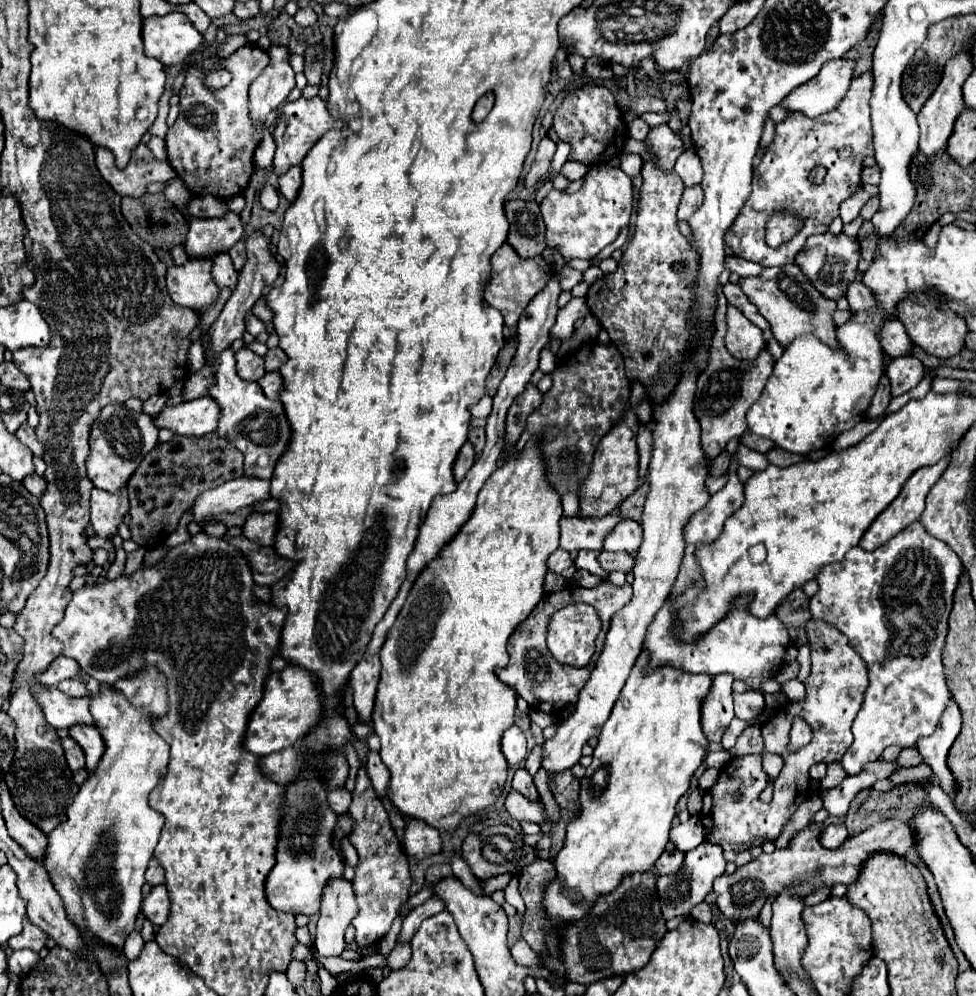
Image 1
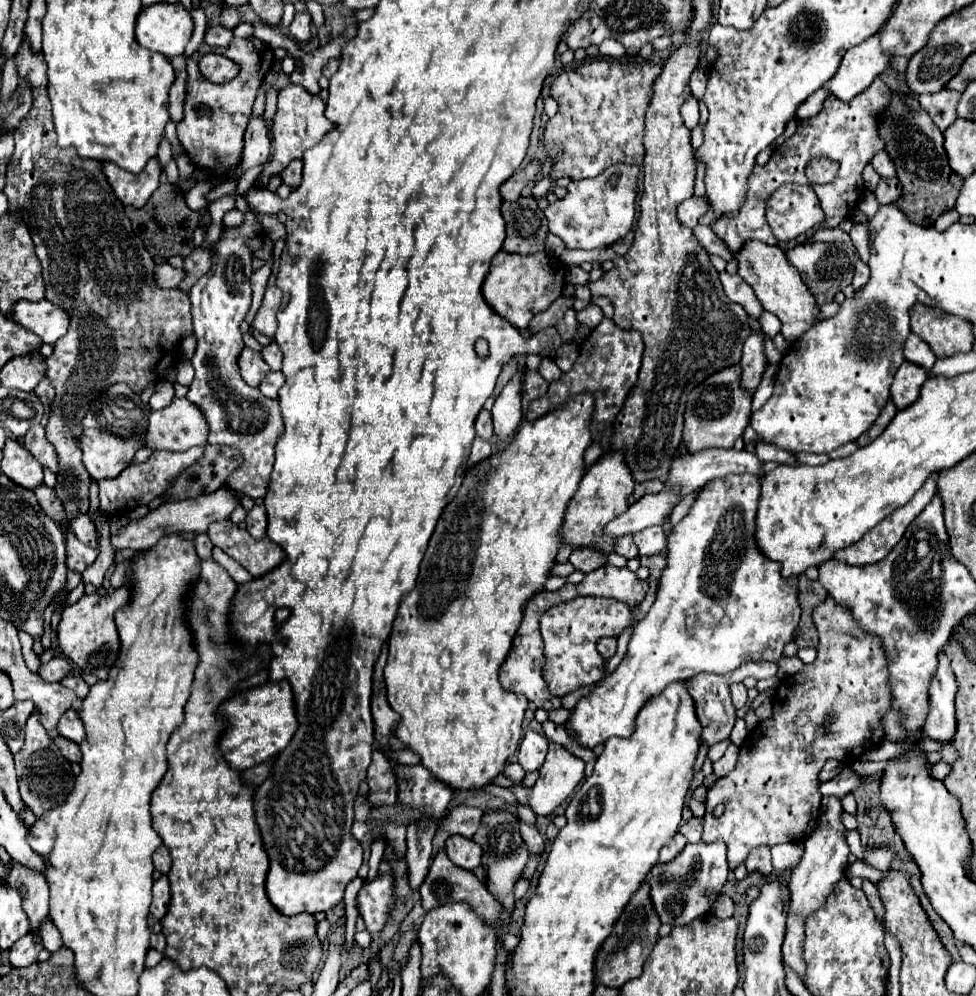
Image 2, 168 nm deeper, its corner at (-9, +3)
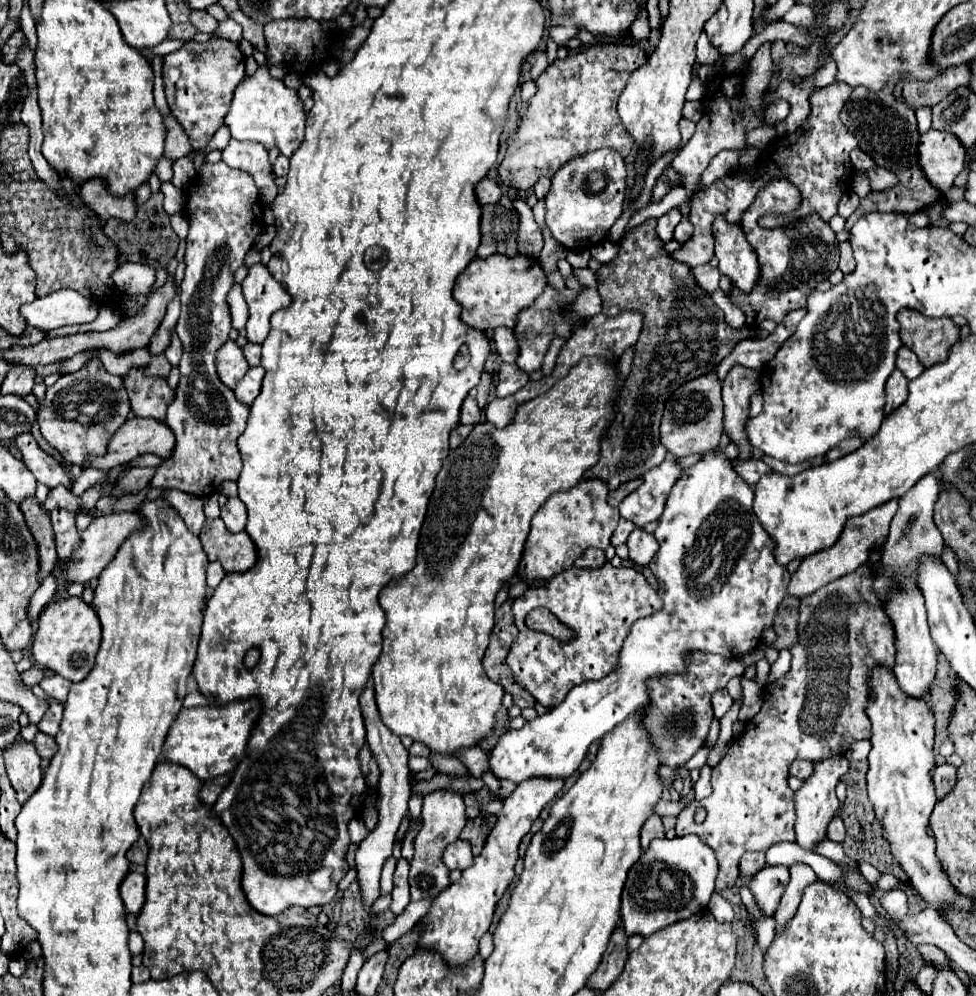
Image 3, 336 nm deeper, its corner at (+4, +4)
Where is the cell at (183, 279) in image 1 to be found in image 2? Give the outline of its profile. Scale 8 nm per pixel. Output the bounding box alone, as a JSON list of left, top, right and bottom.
[156,262,184,288]

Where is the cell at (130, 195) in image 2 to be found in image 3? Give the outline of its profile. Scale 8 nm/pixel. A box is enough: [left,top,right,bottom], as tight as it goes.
[79,179,135,221]

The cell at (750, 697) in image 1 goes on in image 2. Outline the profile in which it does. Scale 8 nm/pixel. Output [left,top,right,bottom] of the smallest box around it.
[730,684,748,708]

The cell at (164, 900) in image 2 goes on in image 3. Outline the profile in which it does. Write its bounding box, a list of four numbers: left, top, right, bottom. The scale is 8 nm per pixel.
[121,873,145,915]

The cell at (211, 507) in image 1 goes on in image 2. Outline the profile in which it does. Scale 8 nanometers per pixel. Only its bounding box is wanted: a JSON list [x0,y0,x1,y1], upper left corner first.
[112,486,240,550]

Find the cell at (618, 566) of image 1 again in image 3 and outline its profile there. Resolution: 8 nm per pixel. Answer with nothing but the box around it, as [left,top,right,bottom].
[611,519,635,545]

